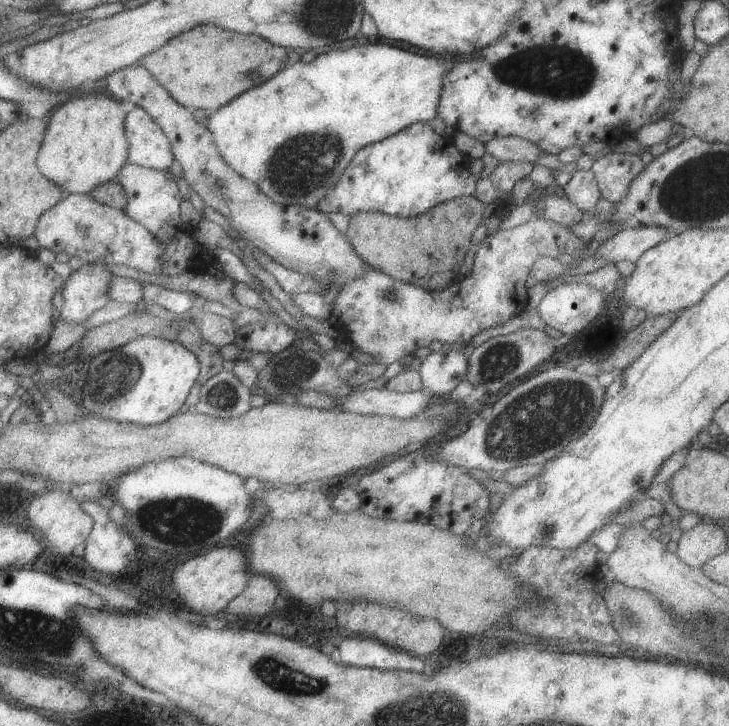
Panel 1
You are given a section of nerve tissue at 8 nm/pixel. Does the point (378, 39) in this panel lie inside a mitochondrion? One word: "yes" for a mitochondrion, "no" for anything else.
no

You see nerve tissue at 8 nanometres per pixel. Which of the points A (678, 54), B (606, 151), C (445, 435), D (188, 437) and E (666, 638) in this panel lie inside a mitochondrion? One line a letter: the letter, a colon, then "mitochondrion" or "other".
A: other
B: other
C: other
D: other
E: mitochondrion

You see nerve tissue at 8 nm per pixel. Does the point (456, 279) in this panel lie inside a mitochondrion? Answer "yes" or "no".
no

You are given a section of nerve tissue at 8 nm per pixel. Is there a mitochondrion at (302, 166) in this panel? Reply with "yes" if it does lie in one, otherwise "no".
yes

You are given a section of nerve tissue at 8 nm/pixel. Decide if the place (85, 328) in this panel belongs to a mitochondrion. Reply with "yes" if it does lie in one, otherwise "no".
no

